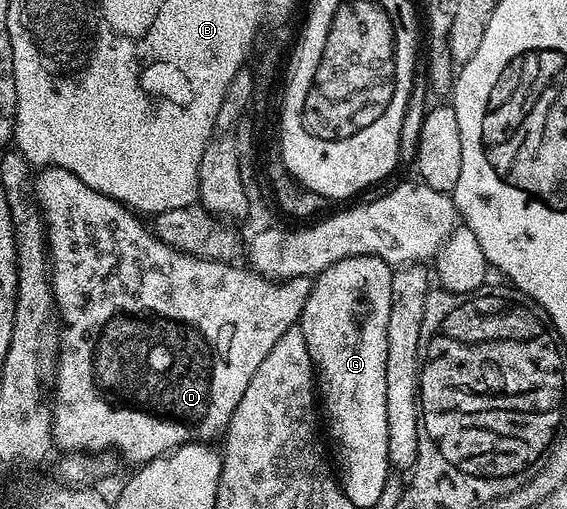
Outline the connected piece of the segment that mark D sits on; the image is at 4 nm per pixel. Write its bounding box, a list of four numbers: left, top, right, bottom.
[34,165,313,467]

